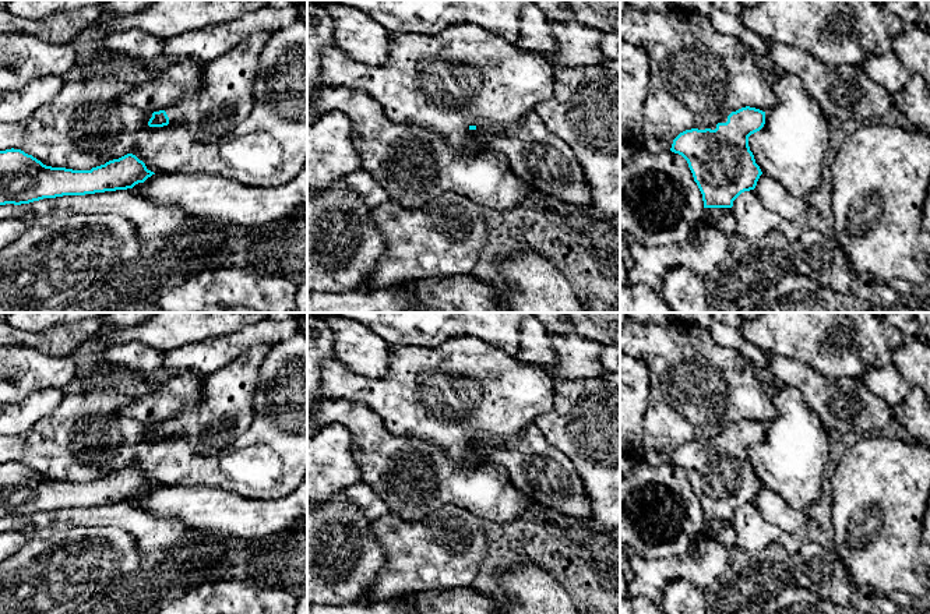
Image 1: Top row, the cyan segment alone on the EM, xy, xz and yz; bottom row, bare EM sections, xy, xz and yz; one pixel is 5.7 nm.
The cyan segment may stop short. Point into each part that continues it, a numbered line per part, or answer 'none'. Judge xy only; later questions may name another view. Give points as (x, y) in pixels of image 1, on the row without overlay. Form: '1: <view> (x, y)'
1: xy (225, 412)

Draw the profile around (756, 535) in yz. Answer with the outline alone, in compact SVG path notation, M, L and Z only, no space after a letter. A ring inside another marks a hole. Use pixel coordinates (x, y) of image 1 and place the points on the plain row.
M754 502L741 505L733 514L732 523L739 540L739 550L748 555L768 553L782 533L778 526L762 518Z

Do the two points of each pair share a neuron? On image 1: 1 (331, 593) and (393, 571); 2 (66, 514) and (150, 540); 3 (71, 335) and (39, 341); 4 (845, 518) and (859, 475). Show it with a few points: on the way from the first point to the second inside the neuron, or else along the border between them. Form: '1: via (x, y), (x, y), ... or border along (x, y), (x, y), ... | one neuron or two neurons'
1: border along (381, 544), (386, 563), (376, 581), (359, 599) | two neurons
2: via (87, 515), (124, 515), (129, 519) | one neuron
3: via (63, 339), (48, 341) | one neuron
4: via (856, 507), (859, 504), (859, 486) | one neuron

